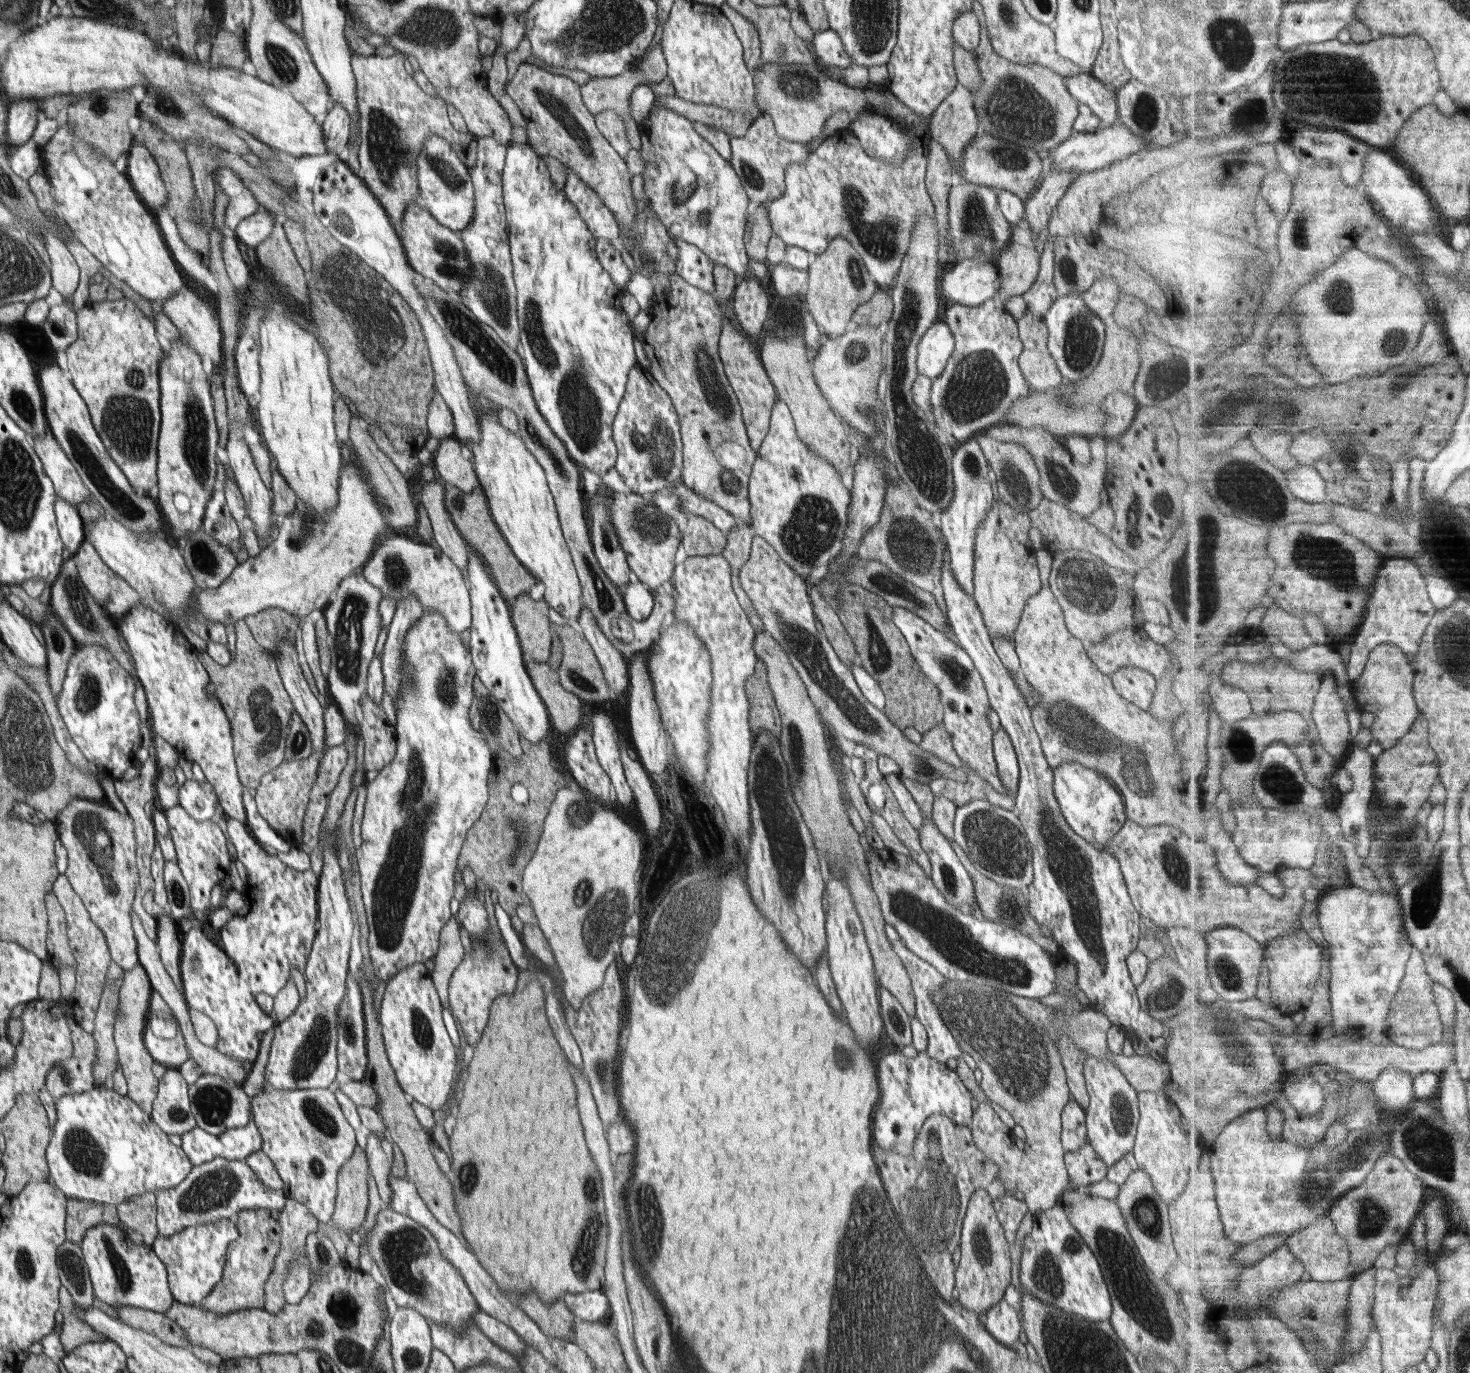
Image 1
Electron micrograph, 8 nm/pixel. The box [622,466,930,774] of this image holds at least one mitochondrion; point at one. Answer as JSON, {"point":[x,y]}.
{"point":[802,643]}

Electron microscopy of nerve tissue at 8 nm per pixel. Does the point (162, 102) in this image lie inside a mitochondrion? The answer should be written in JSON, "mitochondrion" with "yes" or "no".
{"mitochondrion":"yes"}

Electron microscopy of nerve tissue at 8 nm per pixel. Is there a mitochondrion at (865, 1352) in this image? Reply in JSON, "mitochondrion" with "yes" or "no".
{"mitochondrion":"yes"}

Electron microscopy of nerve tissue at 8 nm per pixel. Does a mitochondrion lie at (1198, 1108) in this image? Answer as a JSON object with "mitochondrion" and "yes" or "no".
{"mitochondrion":"no"}

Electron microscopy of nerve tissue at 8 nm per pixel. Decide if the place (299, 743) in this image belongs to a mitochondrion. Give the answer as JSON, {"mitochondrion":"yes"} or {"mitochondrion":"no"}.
{"mitochondrion":"yes"}

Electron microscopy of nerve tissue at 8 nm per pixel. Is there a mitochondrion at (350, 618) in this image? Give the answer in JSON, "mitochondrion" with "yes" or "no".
{"mitochondrion":"yes"}

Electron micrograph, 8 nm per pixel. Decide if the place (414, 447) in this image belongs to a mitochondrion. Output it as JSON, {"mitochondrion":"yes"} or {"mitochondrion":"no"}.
{"mitochondrion":"no"}

